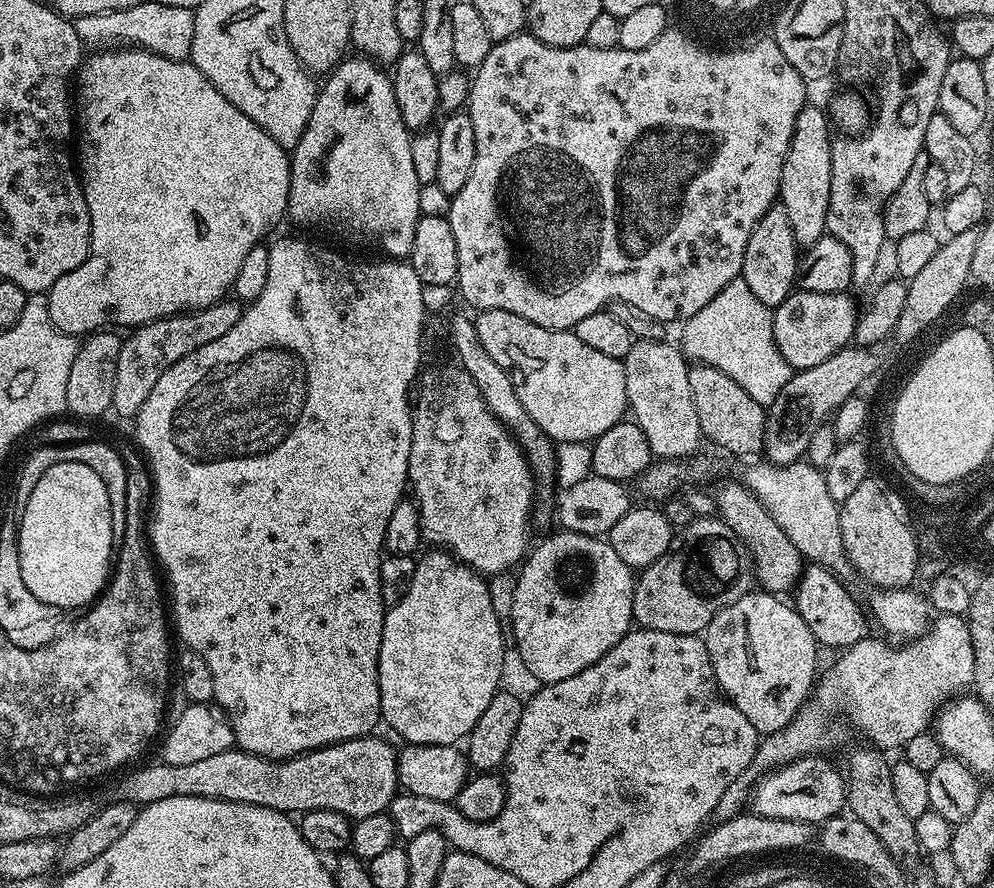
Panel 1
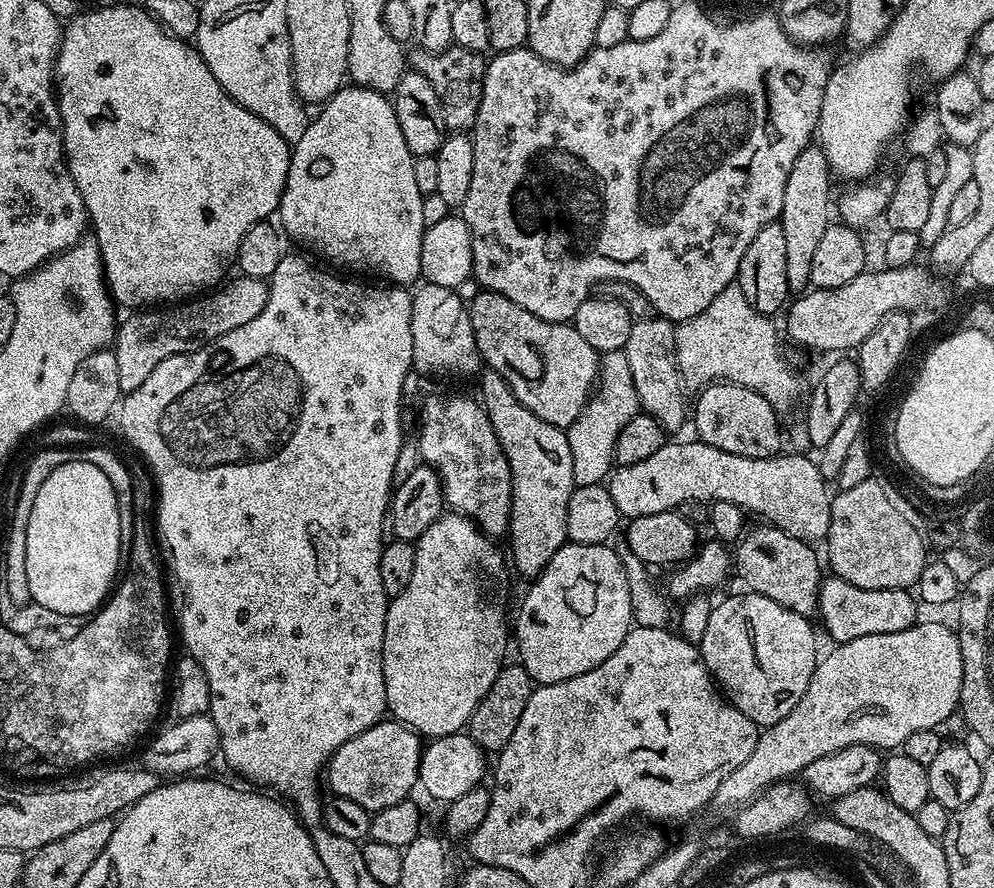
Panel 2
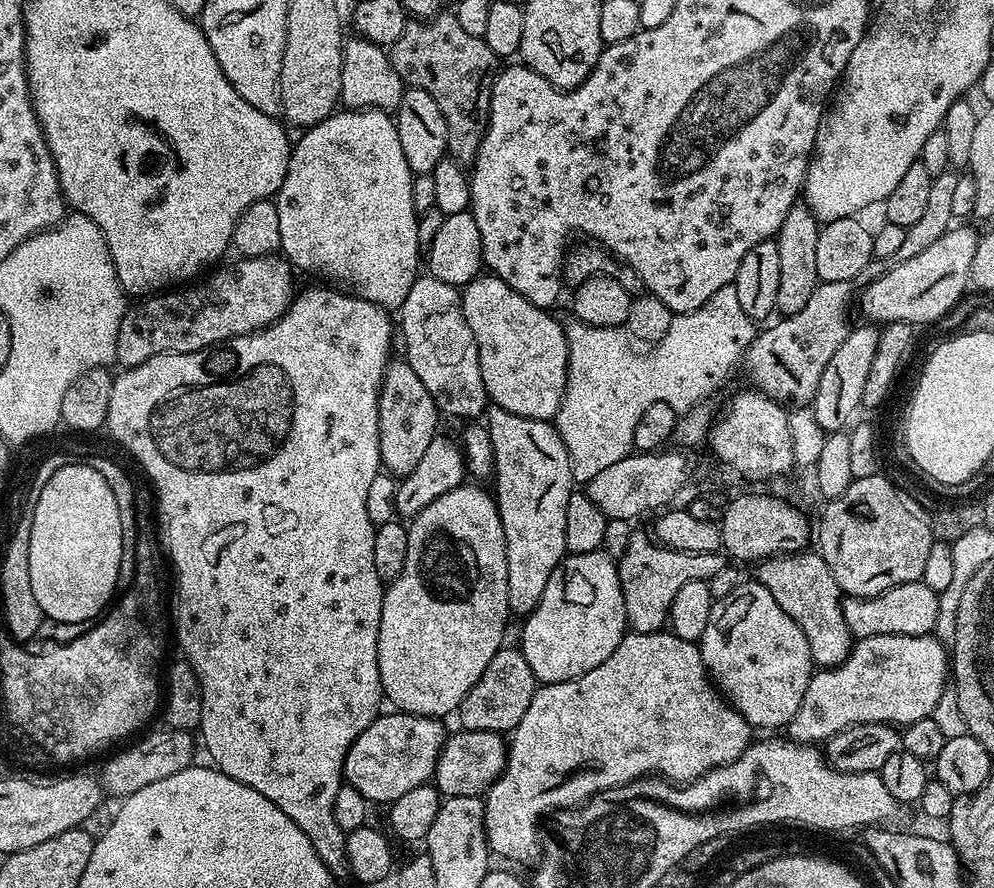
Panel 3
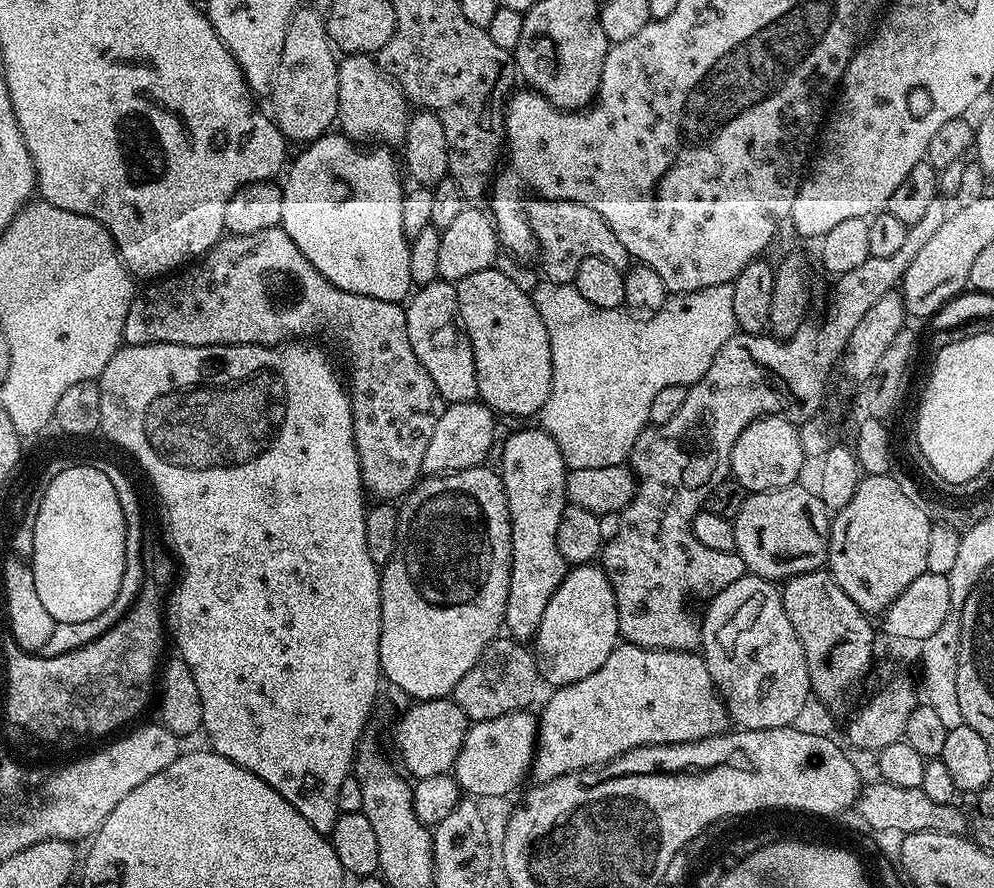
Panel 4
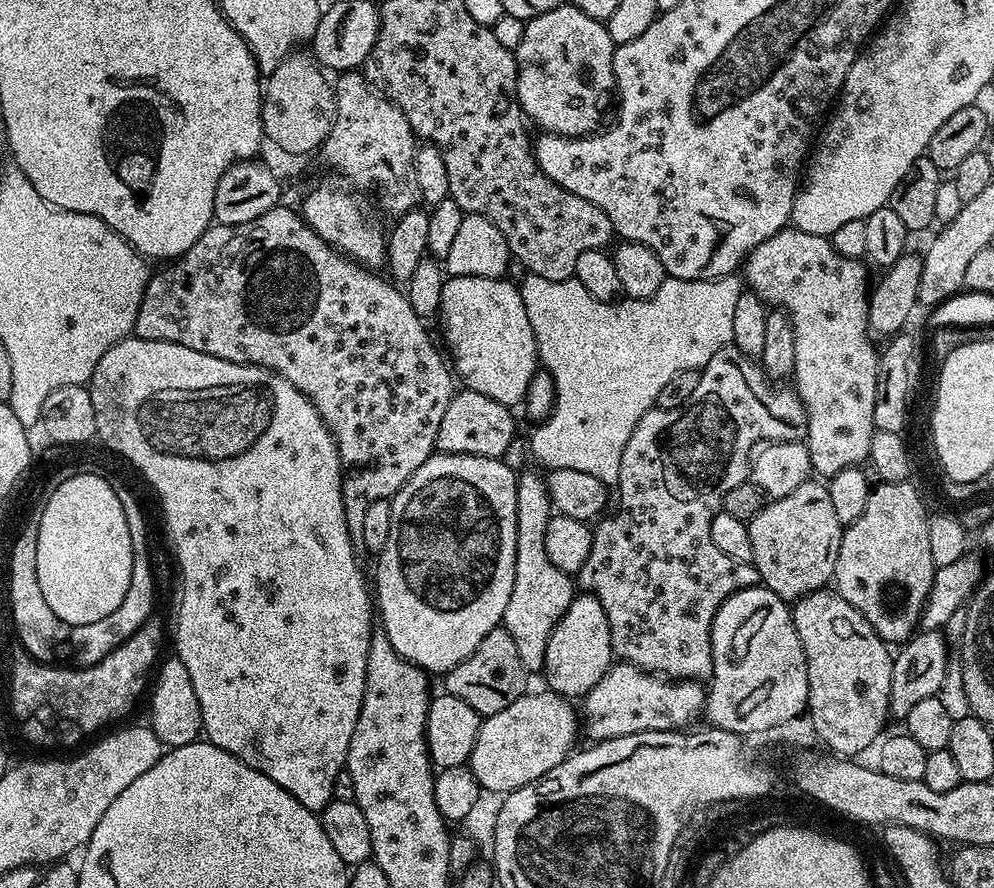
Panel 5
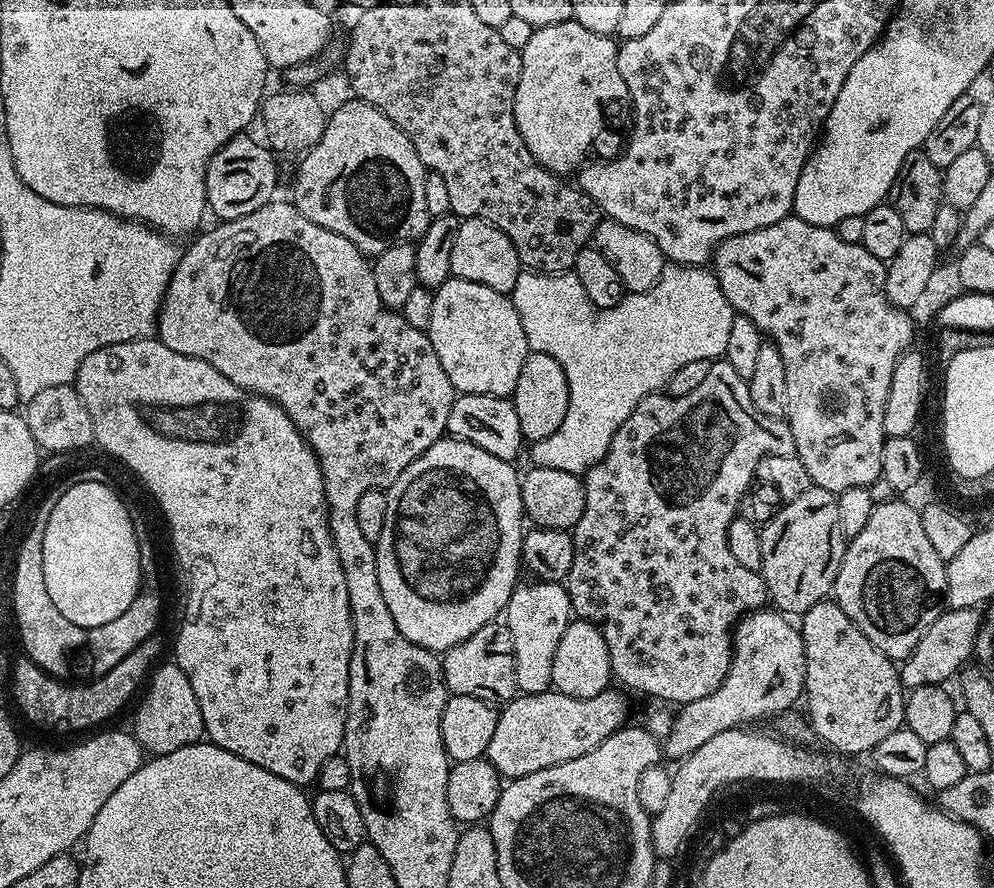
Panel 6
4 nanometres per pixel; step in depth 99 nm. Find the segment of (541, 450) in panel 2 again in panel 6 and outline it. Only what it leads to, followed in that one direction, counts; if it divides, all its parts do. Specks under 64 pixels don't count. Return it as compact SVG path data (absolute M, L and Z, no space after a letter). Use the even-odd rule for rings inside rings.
M554 580L531 583L517 583L506 609L506 623L510 634L514 634L514 678L517 689L524 694L538 694L552 688L554 654L574 616L570 594L563 583Z

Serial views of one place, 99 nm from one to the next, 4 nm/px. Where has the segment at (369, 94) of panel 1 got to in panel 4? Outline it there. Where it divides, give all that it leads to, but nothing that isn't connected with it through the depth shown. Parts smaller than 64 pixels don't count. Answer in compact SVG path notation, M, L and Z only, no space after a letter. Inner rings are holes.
M325 134L301 147L304 149L297 154L296 161L287 165L282 180L284 193L279 227L290 234L306 262L338 290L400 304L409 299L414 288L410 278L410 241L402 230L402 202L406 188L400 185L401 165L397 157L395 160L388 153L391 151L387 147L361 146L343 134L332 135Z

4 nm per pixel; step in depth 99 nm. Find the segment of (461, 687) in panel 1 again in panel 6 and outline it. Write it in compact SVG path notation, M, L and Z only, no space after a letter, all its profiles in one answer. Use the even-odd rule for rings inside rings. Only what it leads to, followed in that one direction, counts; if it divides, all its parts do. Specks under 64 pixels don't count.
M441 438L434 442L422 455L398 474L398 478L386 489L388 501L386 502L386 522L382 526L382 538L375 541L376 561L378 562L378 586L382 586L382 598L386 598L386 606L394 618L394 626L402 630L404 637L426 650L443 654L453 648L458 642L466 642L474 630L482 630L482 626L493 623L496 616L508 607L508 600L517 586L518 577L522 572L520 551L526 531L526 517L520 482L521 473L512 469L513 465L502 458L494 458L494 454L486 454L482 446L474 446L465 440L455 438Z

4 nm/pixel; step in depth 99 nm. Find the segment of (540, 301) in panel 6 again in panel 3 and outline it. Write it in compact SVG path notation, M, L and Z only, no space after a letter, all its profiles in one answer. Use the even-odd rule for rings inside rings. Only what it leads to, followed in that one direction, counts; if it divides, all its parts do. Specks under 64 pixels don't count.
M735 283L722 286L705 304L693 312L673 315L670 330L659 344L649 347L648 352L635 352L633 341L620 328L595 328L579 322L569 323L568 334L568 377L566 390L557 410L554 423L572 463L572 478L577 485L587 485L594 474L622 462L632 451L634 426L638 426L643 412L654 402L666 402L678 414L705 403L711 392L716 392L732 376L735 368L741 367L745 352L758 331L757 325L742 310L738 302Z

